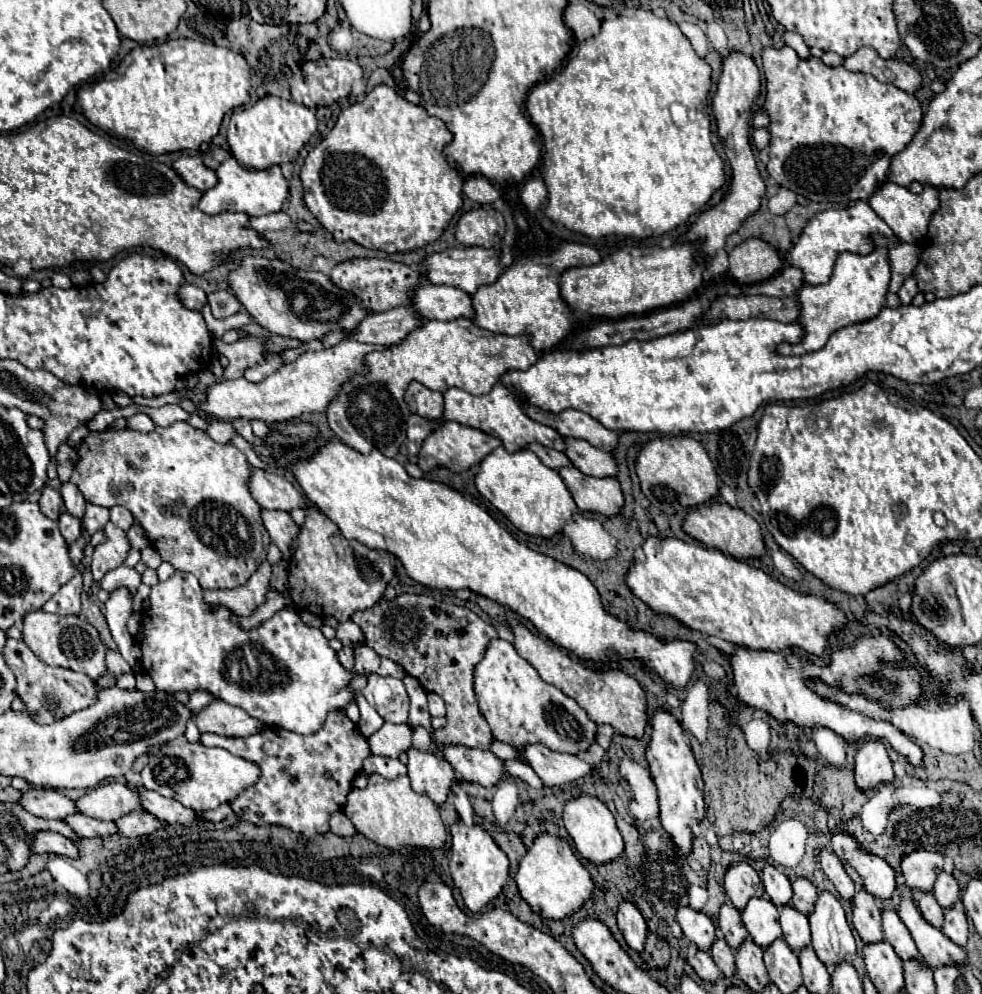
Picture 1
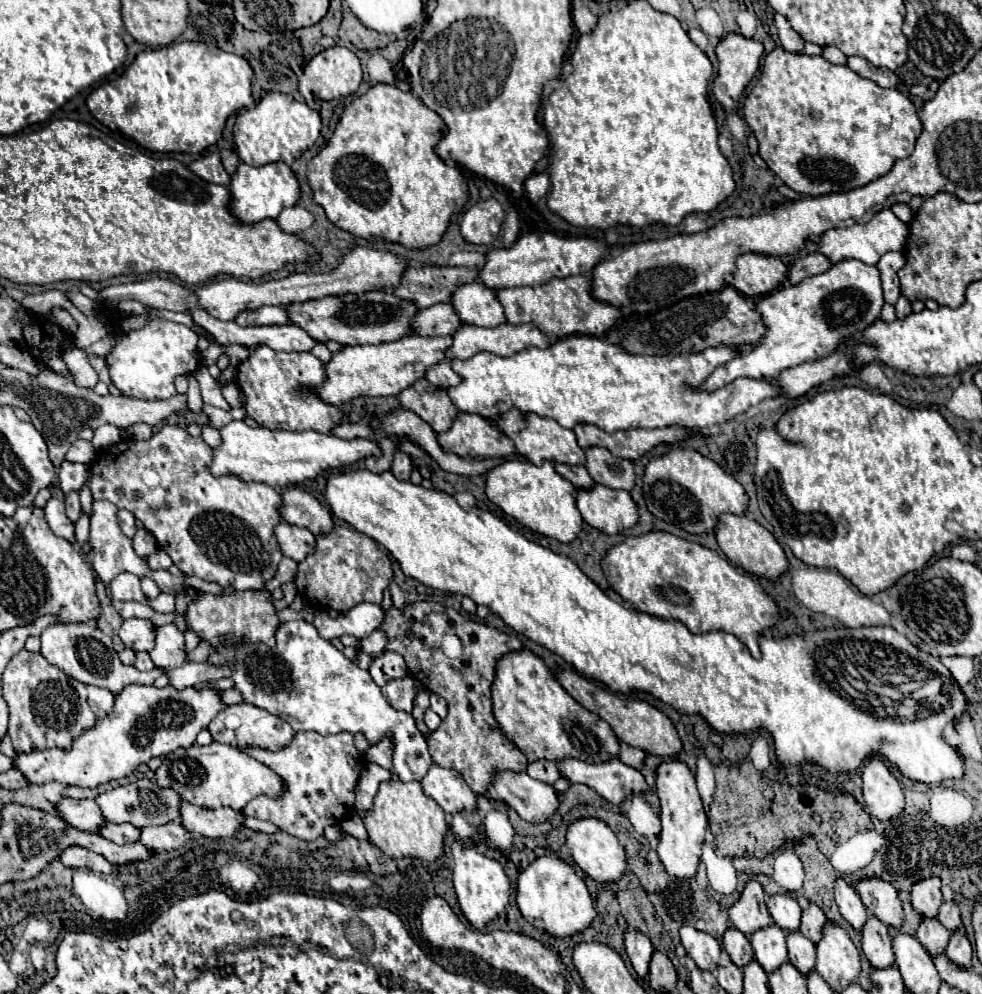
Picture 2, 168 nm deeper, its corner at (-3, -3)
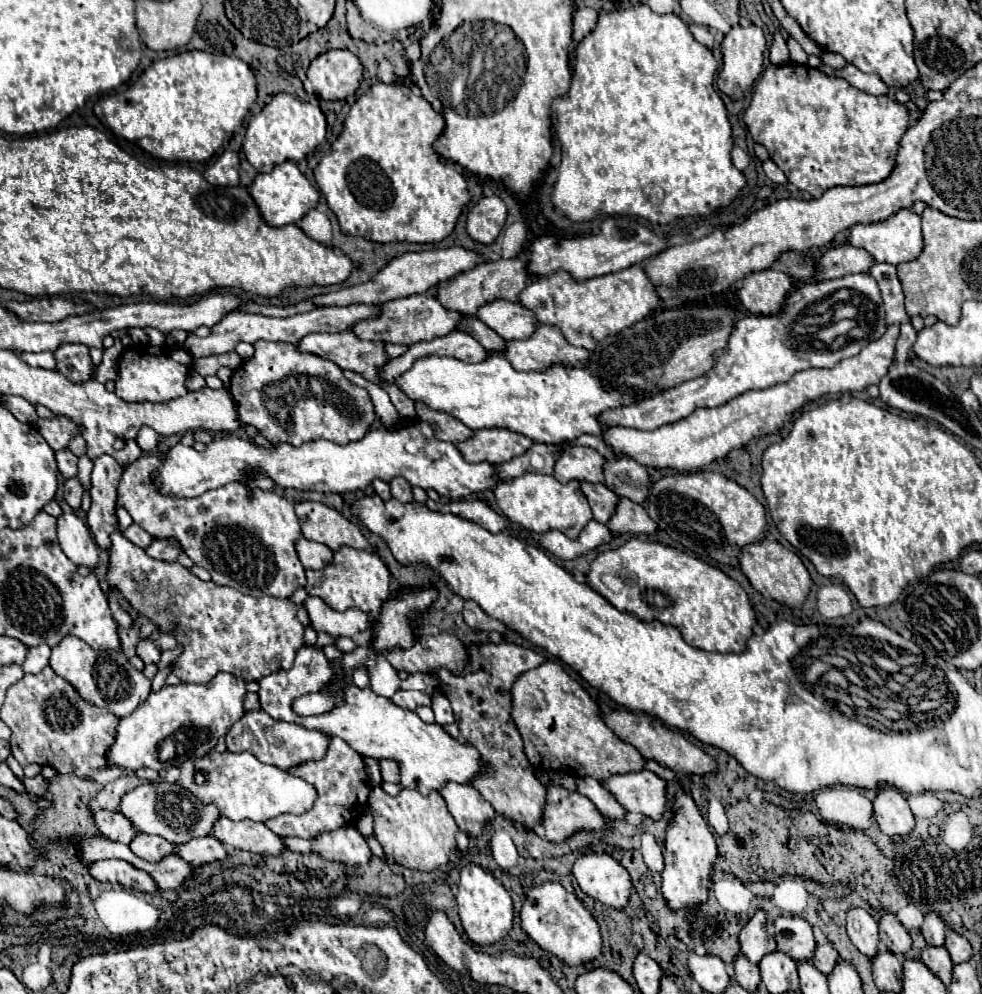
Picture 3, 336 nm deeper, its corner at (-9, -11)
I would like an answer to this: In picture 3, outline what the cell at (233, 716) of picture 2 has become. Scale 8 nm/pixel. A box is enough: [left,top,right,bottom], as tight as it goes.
[227,710,329,768]

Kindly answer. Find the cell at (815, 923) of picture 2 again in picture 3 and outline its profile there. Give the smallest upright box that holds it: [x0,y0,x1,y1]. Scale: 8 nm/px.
[811,942,839,976]

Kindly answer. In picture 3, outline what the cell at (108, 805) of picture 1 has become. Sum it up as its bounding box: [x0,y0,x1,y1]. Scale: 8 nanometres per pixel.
[119,782,219,844]

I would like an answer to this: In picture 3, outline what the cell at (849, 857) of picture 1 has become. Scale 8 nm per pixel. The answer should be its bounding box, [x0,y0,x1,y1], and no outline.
[879,912,911,954]

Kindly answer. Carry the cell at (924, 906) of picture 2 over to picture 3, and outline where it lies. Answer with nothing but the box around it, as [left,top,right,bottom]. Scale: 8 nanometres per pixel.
[921,912,945,946]

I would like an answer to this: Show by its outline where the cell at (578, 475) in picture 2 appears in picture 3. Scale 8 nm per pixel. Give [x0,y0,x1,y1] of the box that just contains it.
[581,482,619,524]

